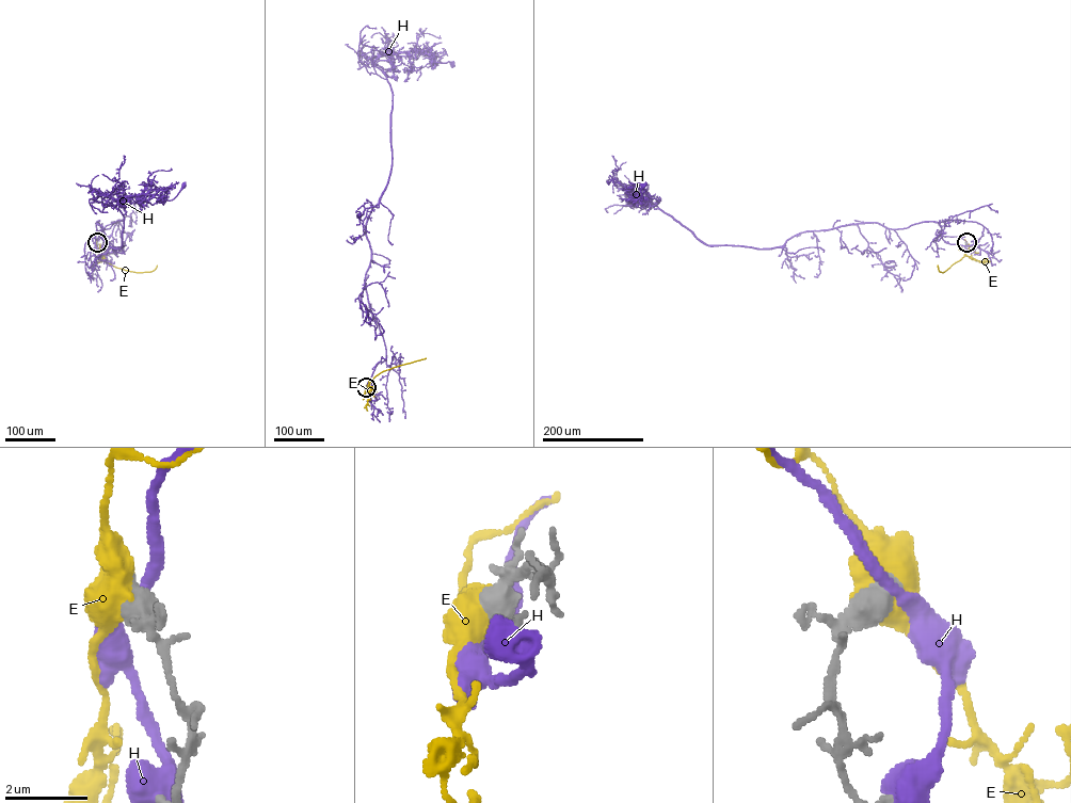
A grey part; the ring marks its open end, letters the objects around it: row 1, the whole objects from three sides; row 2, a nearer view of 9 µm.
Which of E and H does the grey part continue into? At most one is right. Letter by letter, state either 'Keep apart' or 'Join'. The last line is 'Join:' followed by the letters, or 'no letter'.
E: Keep apart
H: Keep apart
Join: no letter

